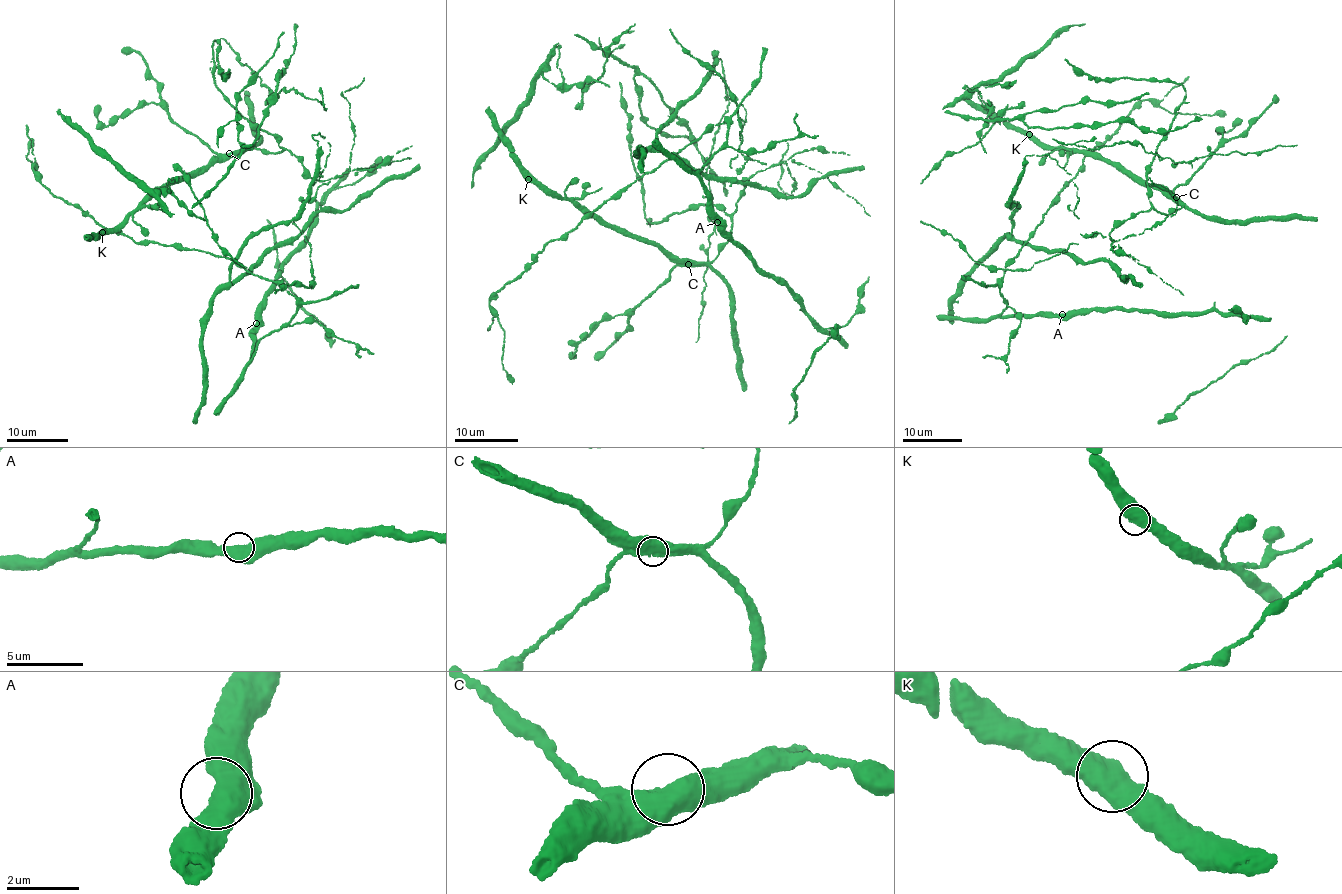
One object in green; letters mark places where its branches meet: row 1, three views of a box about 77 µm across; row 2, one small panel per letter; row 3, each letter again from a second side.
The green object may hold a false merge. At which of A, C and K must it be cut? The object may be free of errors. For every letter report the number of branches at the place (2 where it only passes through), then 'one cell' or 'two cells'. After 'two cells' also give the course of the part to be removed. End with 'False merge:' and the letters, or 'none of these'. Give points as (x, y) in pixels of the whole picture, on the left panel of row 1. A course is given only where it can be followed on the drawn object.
A: 2 | one cell
C: 2 | one cell
K: 2 | one cell
False merge: none of these

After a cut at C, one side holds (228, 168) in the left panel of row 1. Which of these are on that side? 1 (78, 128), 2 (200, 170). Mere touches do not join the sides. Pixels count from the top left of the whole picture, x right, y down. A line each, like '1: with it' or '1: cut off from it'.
1: with it
2: with it

